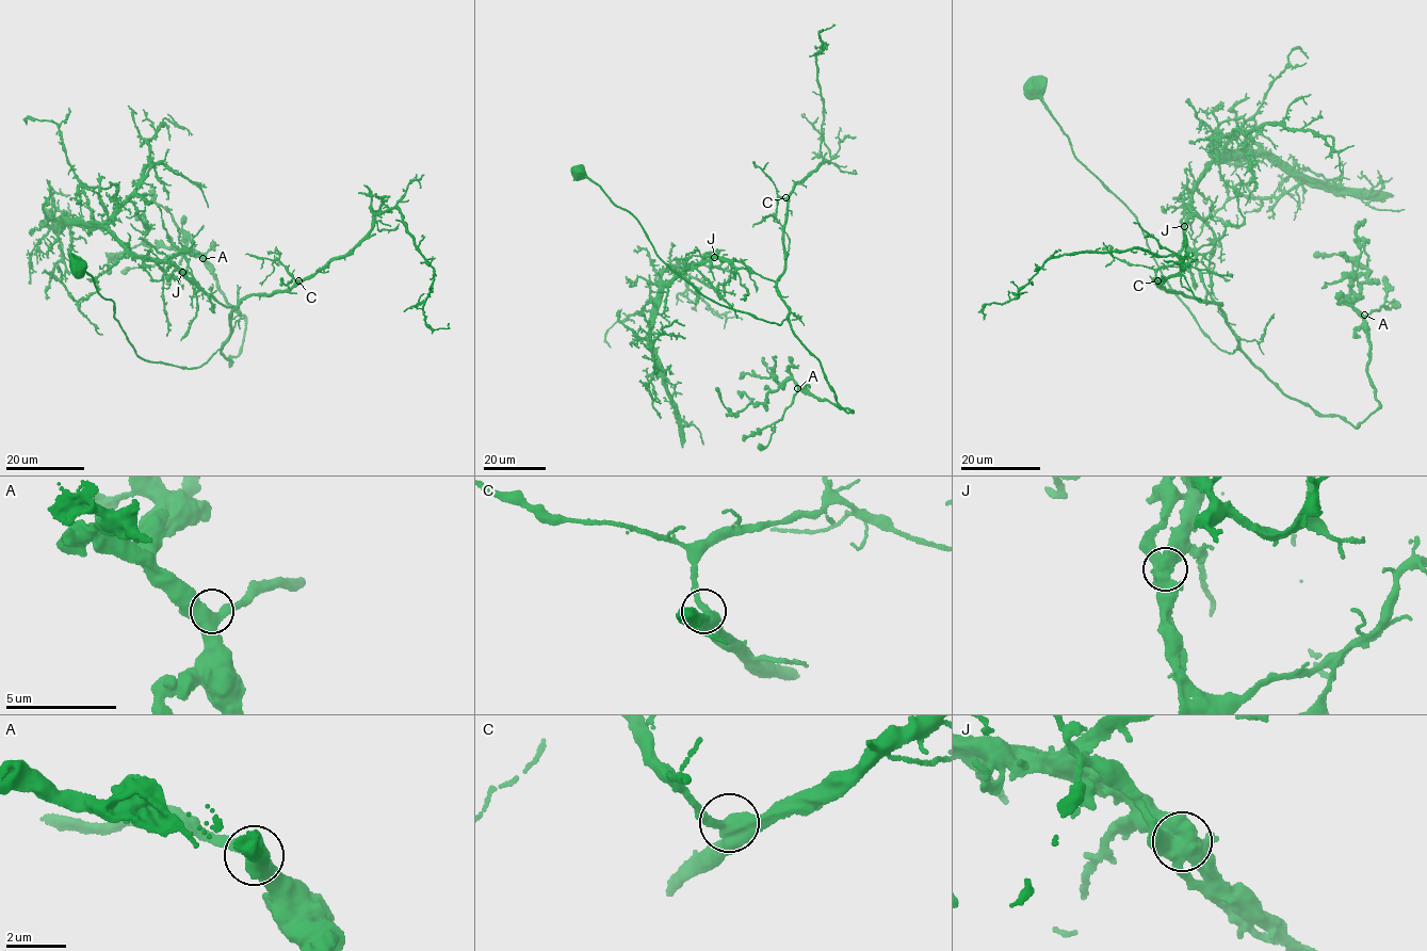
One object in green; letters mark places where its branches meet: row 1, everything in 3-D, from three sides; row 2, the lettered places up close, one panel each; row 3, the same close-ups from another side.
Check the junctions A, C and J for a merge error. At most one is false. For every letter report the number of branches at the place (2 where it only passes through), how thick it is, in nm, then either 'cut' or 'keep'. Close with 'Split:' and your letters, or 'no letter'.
A: 3 branches meet; 440 nm thick; keep
C: 3 branches meet; 480 nm thick; keep
J: 3 branches meet; 600 nm thick; cut
Split: J

